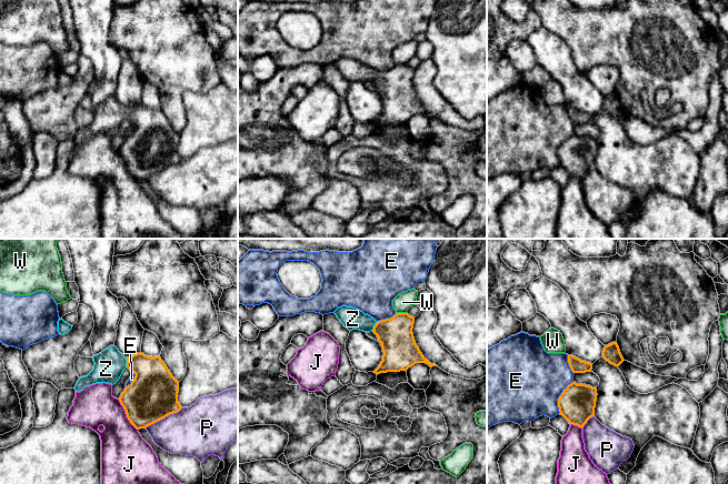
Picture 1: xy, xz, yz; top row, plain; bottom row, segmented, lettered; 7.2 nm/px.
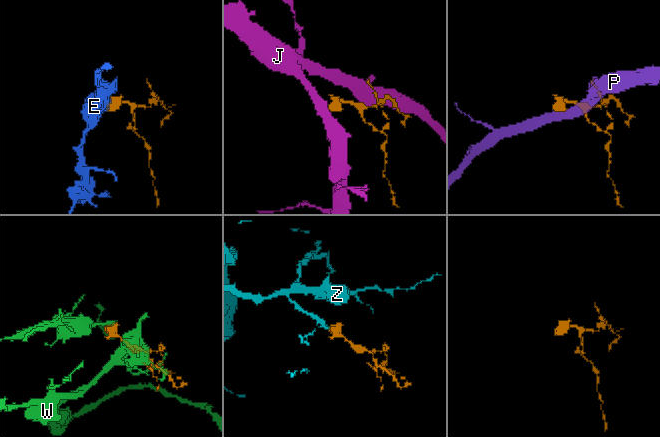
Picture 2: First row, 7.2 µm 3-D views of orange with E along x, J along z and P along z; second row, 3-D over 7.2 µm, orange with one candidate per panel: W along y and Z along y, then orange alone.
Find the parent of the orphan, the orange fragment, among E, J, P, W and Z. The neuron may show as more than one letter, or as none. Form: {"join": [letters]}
{"join": ["Z"]}

